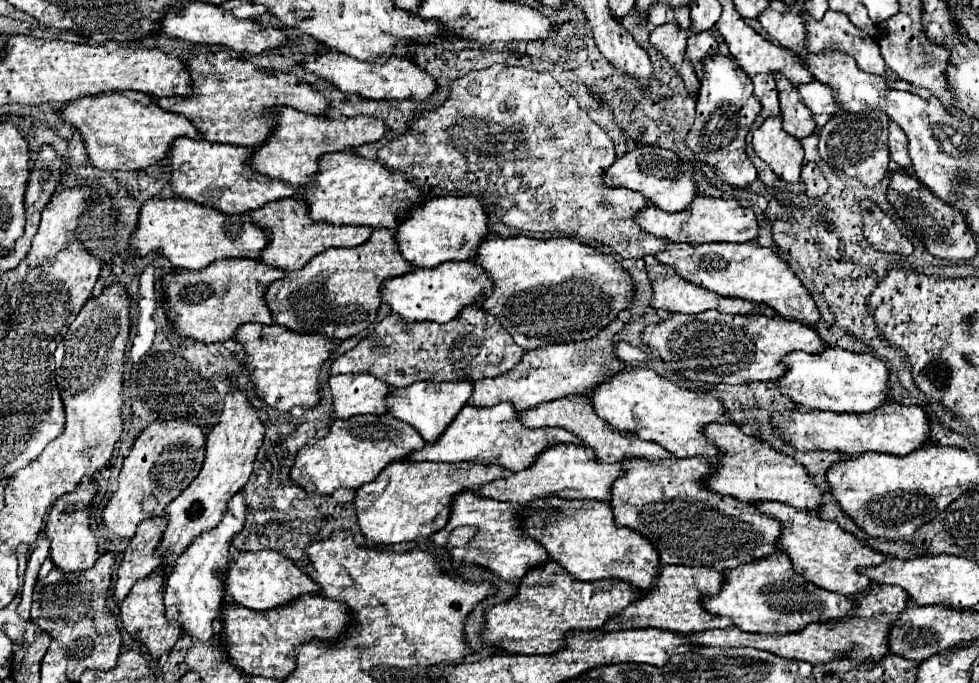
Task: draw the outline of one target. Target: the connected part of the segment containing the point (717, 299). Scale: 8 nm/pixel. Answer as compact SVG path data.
M644 256L646 262L646 272L648 278L652 282L652 308L656 310L666 310L666 312L680 312L680 314L700 314L706 310L718 310L718 312L732 312L732 314L764 314L768 316L768 308L766 304L754 304L742 298L724 298L716 292L710 292L702 286L696 286L692 282L686 282L678 272L674 272L670 266L666 264L658 264L658 260L654 256Z

